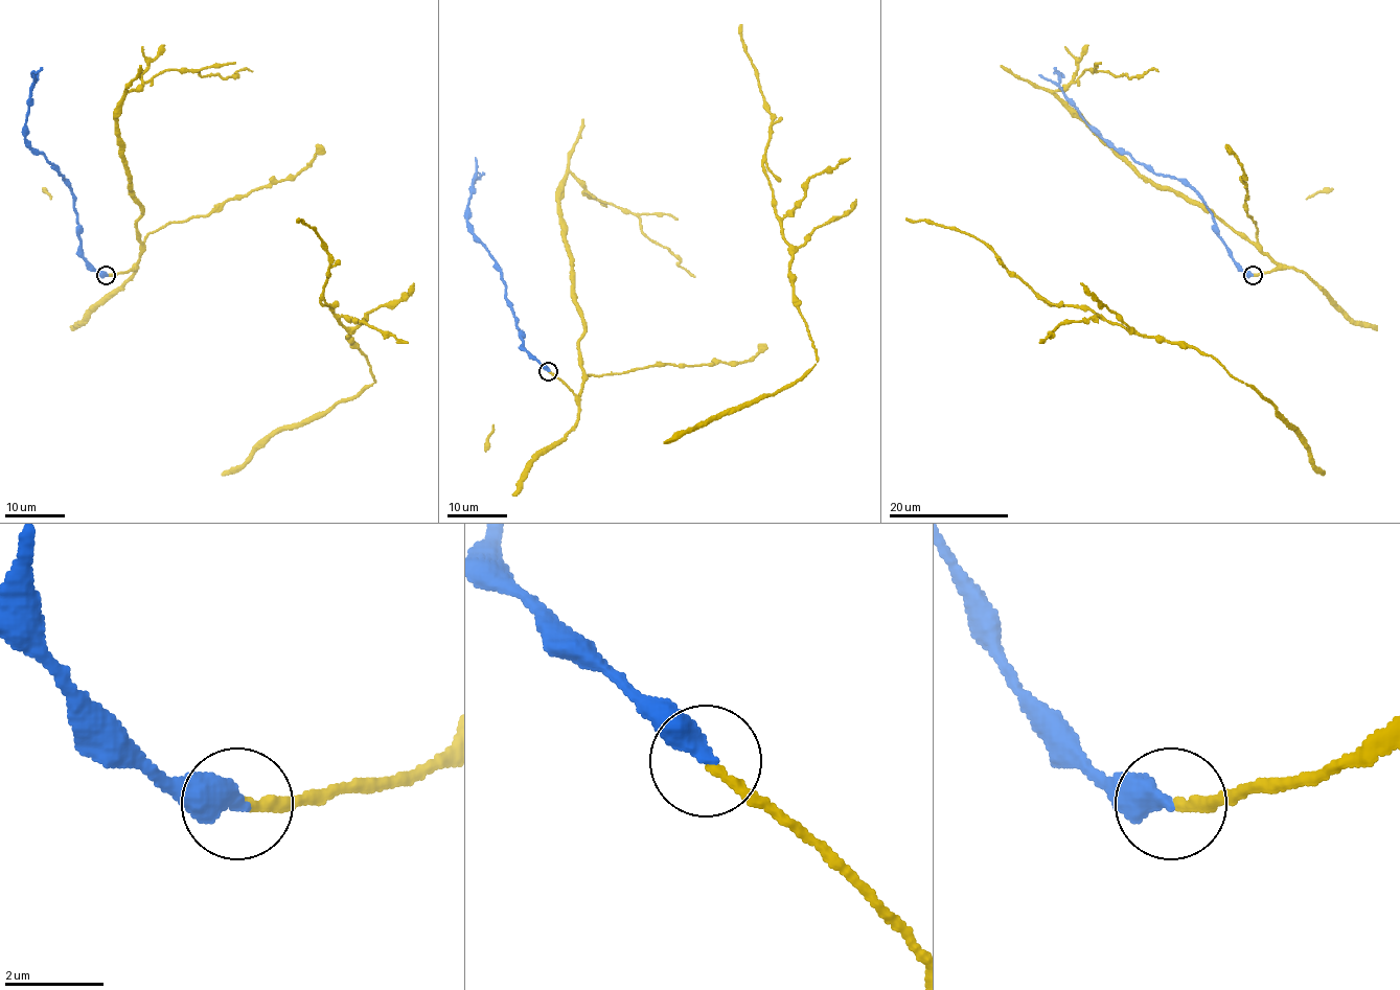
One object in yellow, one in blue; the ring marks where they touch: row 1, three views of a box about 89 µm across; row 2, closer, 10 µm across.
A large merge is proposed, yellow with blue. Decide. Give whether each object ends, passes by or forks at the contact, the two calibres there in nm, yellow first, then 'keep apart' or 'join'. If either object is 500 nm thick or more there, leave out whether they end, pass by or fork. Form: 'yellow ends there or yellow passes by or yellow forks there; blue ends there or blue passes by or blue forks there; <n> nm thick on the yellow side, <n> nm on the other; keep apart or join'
yellow ends there; blue ends there; 200 nm thick on the yellow side, 460 nm on the other; join

